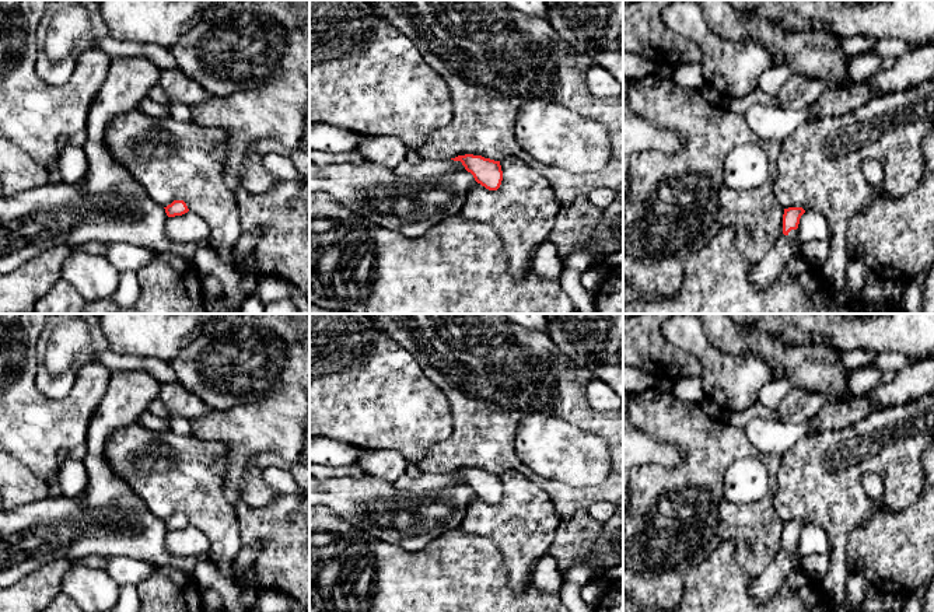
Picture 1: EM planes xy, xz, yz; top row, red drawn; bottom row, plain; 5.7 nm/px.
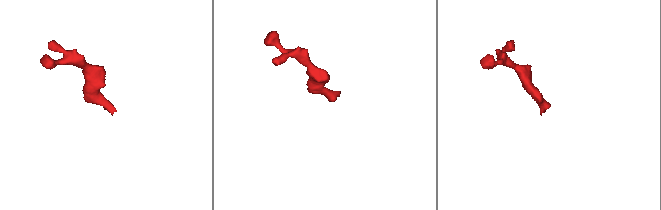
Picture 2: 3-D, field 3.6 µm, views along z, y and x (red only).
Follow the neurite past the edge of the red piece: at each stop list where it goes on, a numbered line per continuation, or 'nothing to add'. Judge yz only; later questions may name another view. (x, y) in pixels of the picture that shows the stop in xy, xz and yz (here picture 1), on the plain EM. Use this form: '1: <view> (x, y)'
1: yz (793, 549)

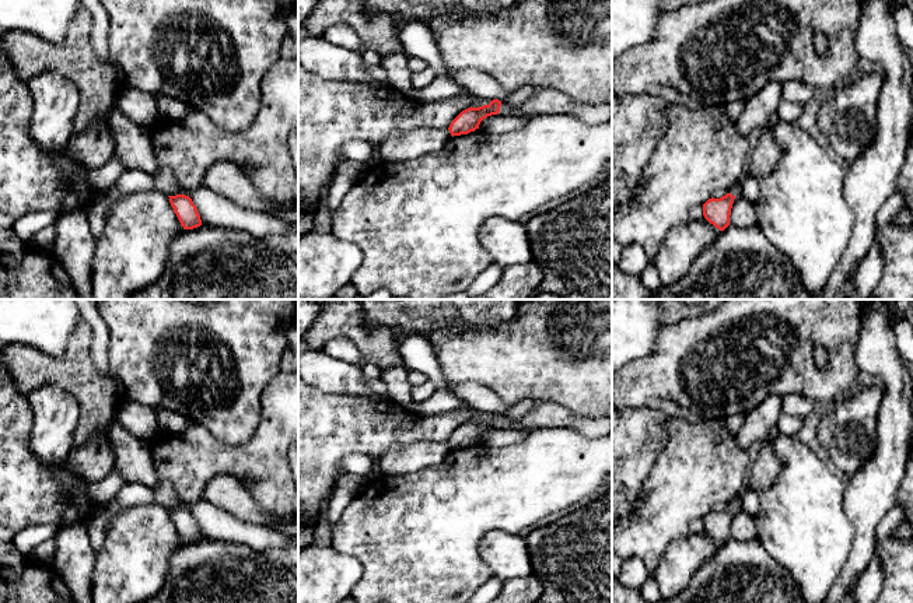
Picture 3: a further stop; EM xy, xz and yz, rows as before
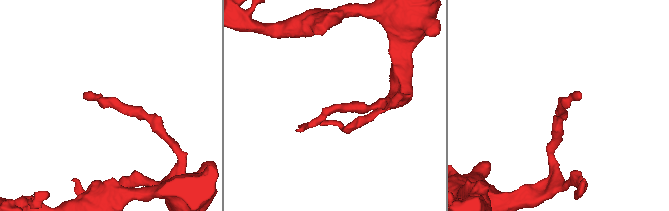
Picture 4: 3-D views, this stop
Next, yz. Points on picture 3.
1: yz (735, 502)

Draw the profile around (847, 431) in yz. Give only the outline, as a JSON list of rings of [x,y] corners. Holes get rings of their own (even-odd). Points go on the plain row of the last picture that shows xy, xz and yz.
[[[857,386],[832,404],[818,425],[816,435],[832,460],[832,467],[846,480],[875,452],[877,416],[884,395],[884,386]]]

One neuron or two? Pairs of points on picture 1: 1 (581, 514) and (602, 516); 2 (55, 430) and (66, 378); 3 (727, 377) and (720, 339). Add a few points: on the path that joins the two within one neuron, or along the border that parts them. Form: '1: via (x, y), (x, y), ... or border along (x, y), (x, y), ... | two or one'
1: border along (587, 507), (587, 511), (601, 523) | two
2: border along (77, 370), (58, 399), (34, 384) | two
3: border along (702, 328), (720, 350), (755, 356) | two

